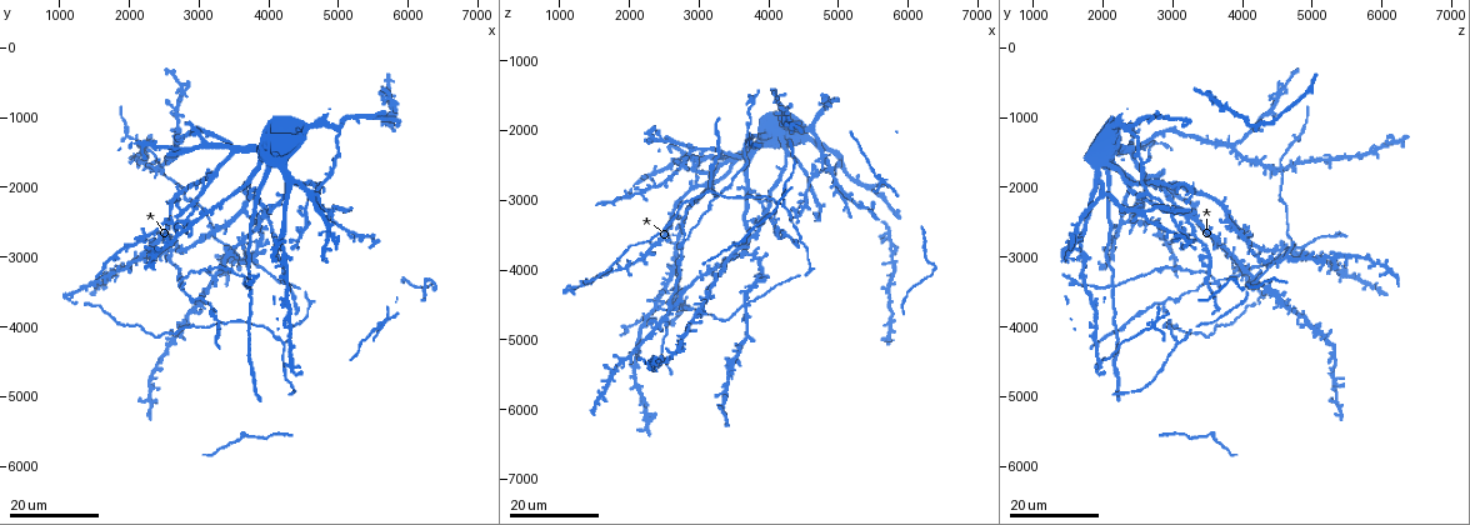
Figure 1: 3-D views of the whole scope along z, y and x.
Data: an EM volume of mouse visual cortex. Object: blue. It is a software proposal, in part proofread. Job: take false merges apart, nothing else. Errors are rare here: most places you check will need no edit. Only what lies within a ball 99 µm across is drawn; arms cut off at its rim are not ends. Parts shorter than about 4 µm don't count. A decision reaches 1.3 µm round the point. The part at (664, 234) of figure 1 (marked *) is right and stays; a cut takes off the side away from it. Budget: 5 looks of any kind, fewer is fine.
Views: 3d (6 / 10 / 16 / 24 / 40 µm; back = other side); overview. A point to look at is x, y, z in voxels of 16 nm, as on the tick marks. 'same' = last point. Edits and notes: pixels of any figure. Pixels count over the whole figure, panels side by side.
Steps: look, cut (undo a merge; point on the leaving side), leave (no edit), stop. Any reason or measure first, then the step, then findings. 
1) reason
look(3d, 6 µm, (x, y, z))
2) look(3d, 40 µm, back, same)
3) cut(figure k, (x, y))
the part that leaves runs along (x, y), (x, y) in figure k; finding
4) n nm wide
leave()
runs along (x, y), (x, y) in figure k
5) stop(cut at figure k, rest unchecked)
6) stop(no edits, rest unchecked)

four arms meet
look(3d, 16 µm, (2750, 3350, 3650))

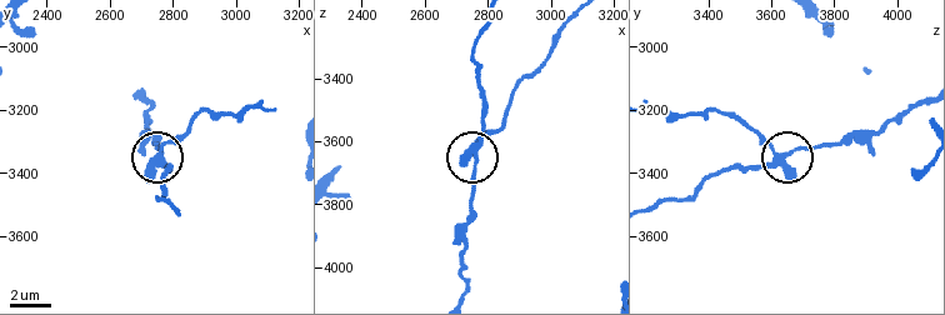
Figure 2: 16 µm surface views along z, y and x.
look(3d, 10 µm, (2730, 3360, 3640))

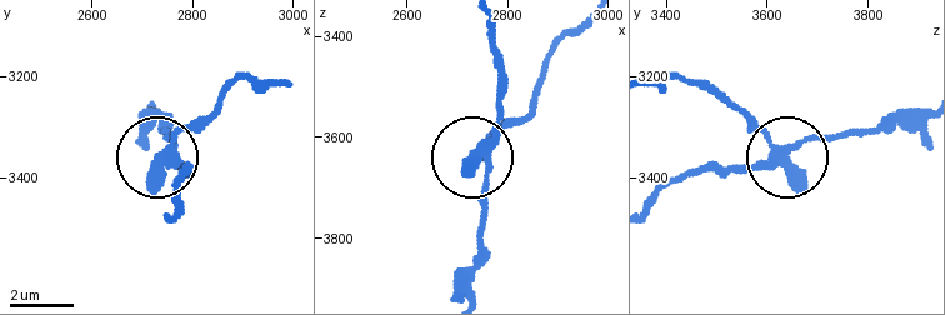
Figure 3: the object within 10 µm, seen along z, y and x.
cut(figure 3, (151, 194))
the part that leaves runs along (169, 153), (236, 80), (250, 74), (281, 83) in figure 3; a second neuron is stuck on

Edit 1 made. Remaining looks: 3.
see it whole again
look(overview)

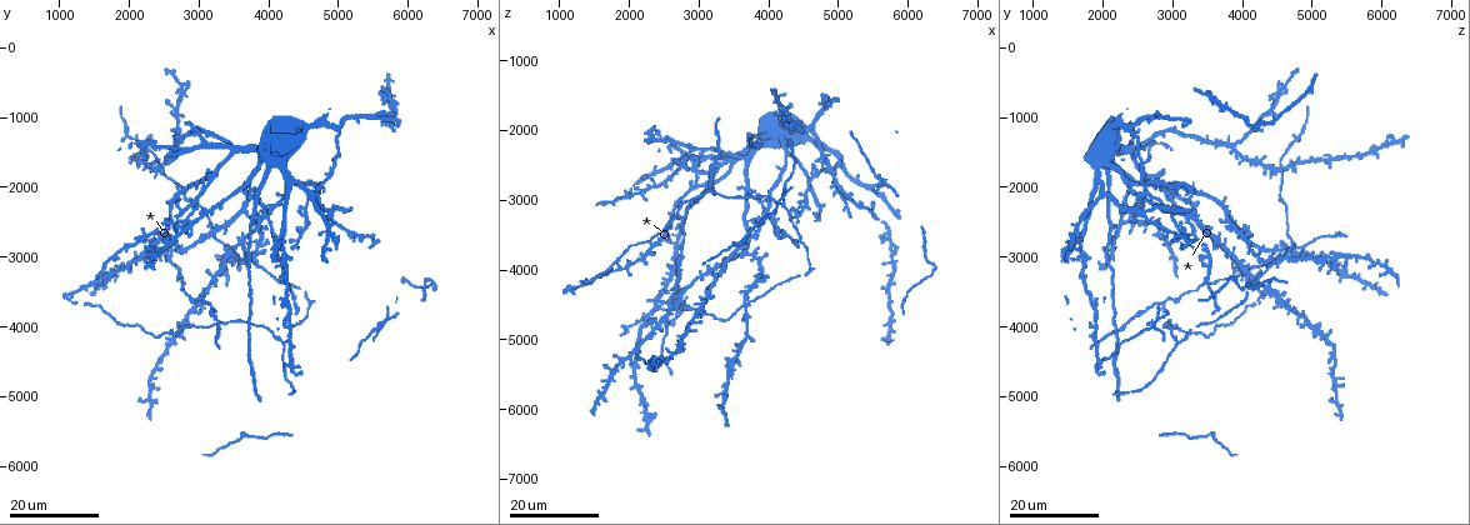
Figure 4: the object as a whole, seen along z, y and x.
arms part here
look(3d, 16 µm, (4250, 4000, 1900))

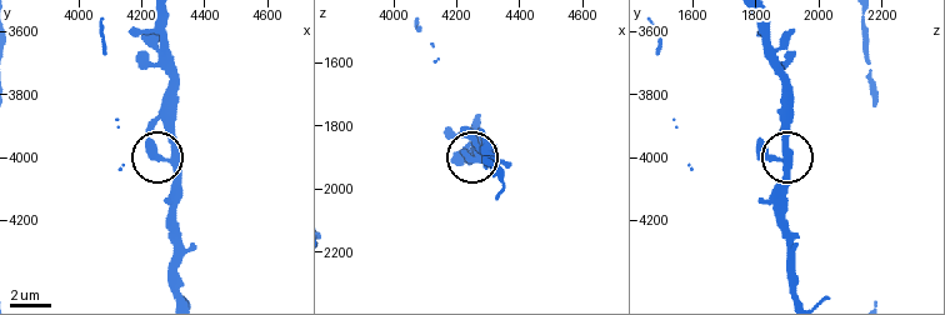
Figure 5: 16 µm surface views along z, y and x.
look(3d, 10 µm, same)

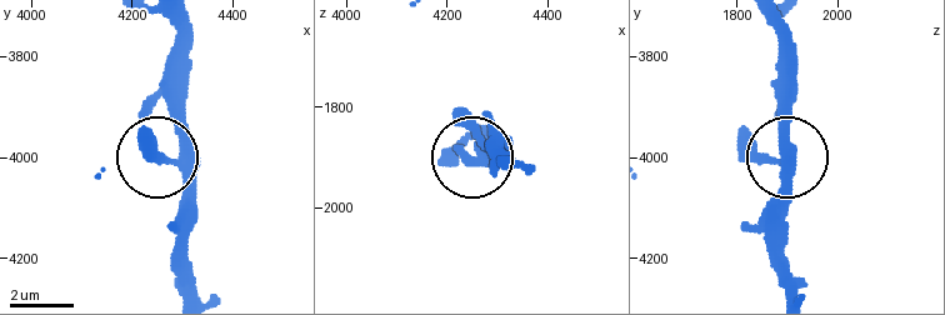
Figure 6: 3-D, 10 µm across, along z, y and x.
side arm 6 µm
leave()
runs along (171, 26), (178, 139), (166, 158), (185, 204), (171, 219) in figure 6; one neuron here

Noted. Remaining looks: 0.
stop(cut at figure 3, rest unchecked)

